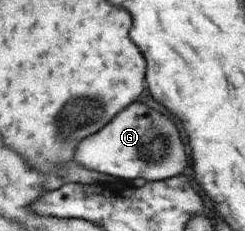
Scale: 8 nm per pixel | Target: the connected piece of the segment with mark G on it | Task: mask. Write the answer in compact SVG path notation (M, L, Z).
M134 102L114 116L114 119L102 127L102 130L82 139L73 153L73 161L83 165L86 169L99 171L113 177L126 180L141 177L150 182L162 181L177 175L186 175L190 171L190 147L186 145L186 135L182 135L182 127L174 123L174 119L166 116L166 111L158 107L158 103Z

